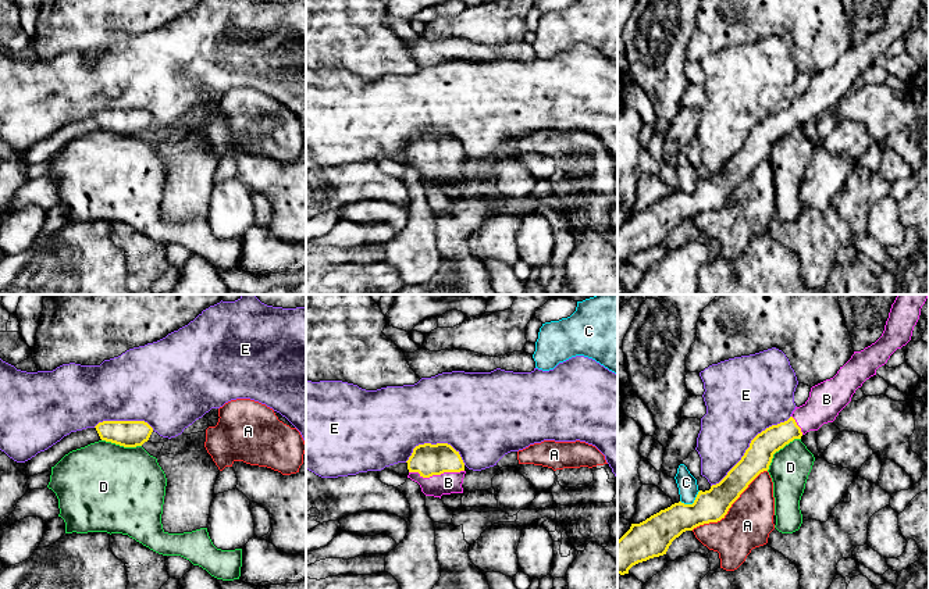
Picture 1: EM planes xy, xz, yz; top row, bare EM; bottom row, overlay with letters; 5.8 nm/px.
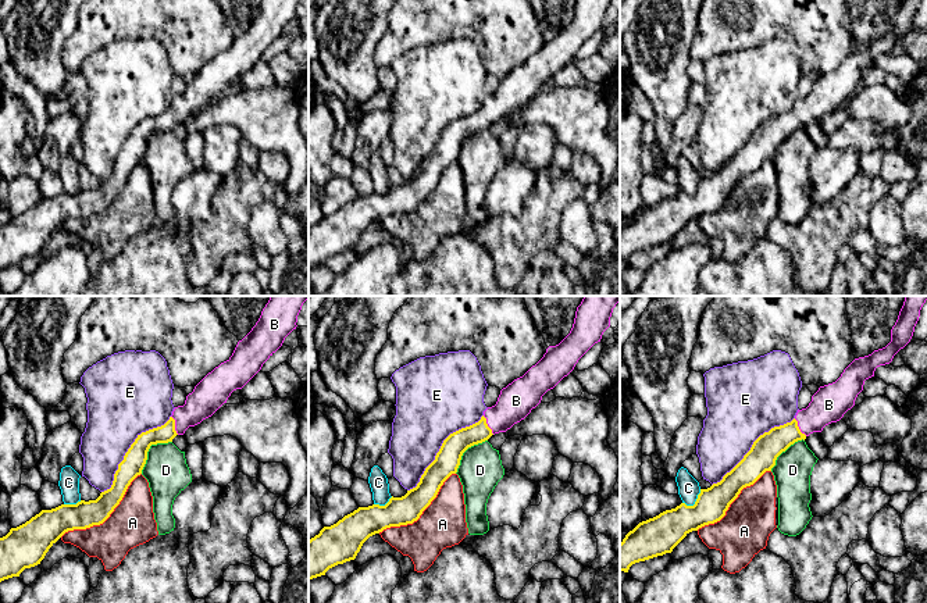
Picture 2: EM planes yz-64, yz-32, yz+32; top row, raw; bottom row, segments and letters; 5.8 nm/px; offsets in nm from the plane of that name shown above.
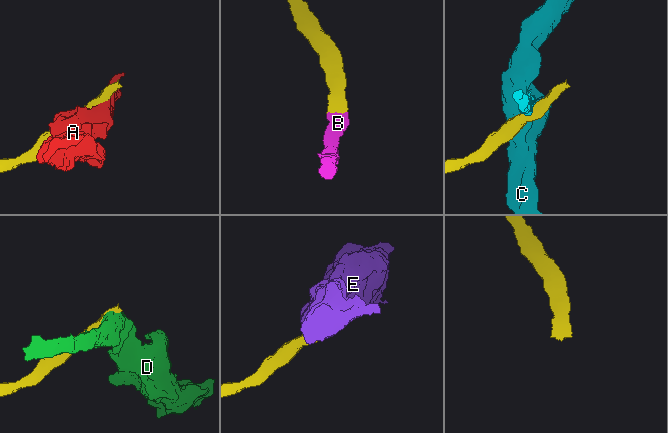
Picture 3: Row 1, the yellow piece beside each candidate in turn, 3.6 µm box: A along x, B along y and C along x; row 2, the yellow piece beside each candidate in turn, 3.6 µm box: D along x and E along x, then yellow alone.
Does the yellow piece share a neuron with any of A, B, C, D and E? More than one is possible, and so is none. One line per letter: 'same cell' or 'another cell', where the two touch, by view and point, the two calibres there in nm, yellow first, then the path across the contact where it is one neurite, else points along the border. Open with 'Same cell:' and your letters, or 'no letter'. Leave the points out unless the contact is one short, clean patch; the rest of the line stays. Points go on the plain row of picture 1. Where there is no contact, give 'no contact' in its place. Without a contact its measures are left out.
Same cell: B
A: another cell; contact yz (730, 195); calibres 190 and 280 nm
B: same cell; contact xz (435, 163); calibres 180 and 130 nm; way xz (427, 147), (435, 163), (448, 171)
C: another cell; contact yz (693, 192); calibres 190 and 110 nm; border yz (700, 179), (691, 192), (680, 191)
D: another cell; contact yz (779, 138); calibres 160 and 220 nm; border yz (800, 127), (780, 136), (773, 143), (766, 159)
E: another cell; contact yz (750, 135); calibres 160 and 400 nm

